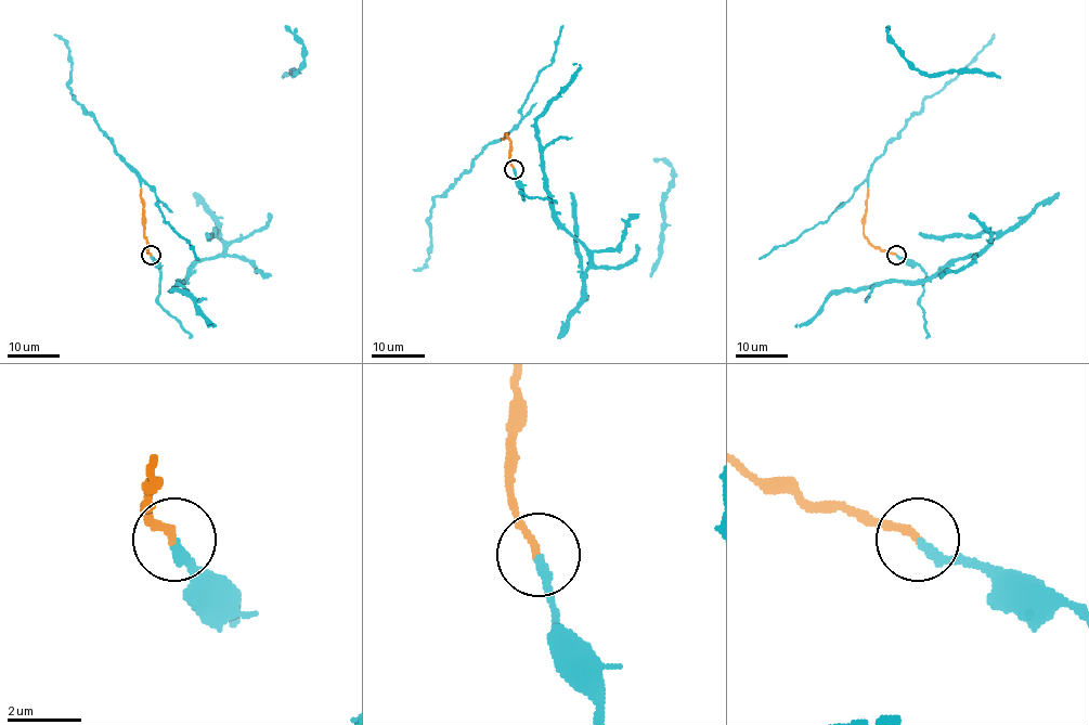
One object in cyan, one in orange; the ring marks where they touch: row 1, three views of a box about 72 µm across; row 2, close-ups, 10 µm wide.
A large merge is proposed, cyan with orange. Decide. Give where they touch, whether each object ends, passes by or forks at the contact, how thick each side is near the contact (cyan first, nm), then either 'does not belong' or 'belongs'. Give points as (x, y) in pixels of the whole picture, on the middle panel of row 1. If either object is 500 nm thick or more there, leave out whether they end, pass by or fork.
place (514, 169); cyan ends; orange ends; calibres 240 and 190 nm; belongs

